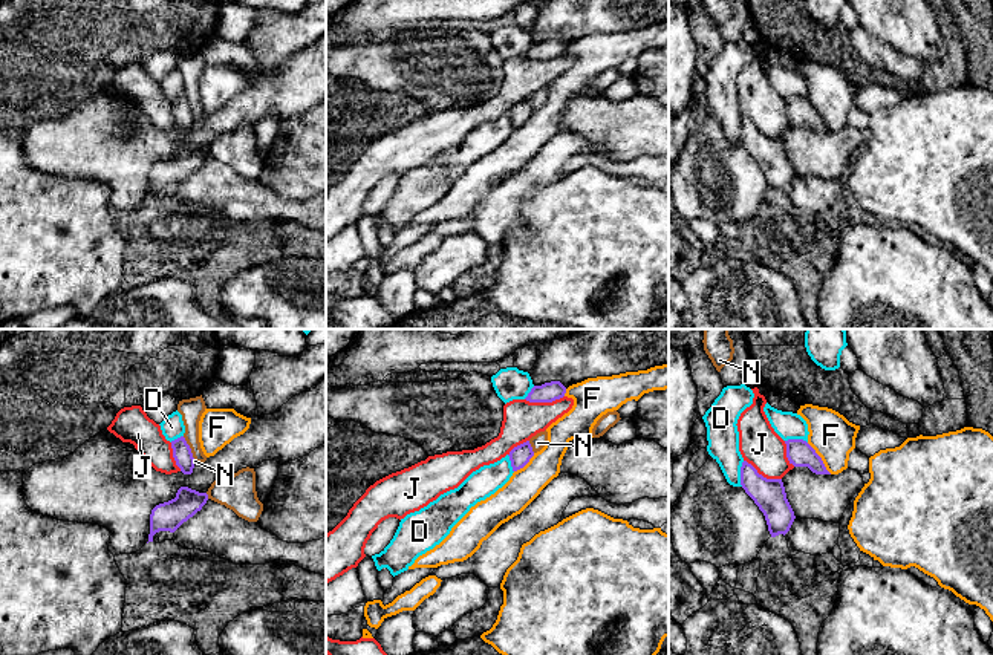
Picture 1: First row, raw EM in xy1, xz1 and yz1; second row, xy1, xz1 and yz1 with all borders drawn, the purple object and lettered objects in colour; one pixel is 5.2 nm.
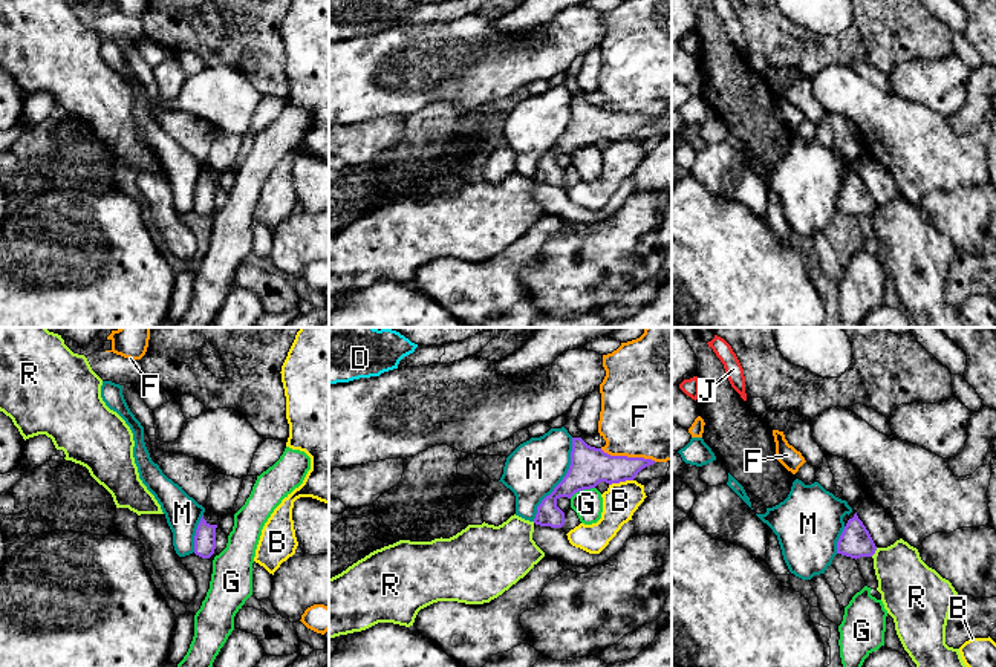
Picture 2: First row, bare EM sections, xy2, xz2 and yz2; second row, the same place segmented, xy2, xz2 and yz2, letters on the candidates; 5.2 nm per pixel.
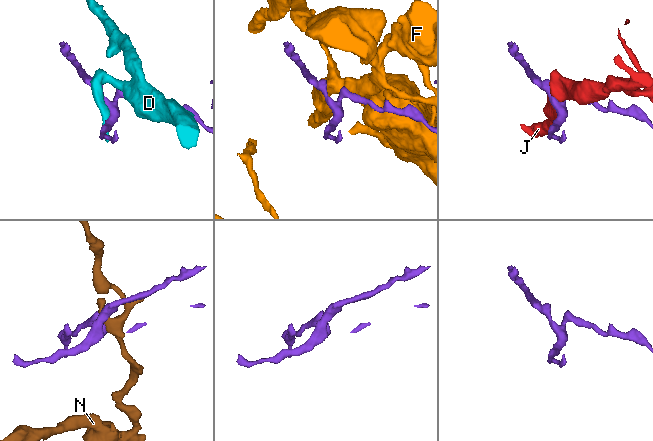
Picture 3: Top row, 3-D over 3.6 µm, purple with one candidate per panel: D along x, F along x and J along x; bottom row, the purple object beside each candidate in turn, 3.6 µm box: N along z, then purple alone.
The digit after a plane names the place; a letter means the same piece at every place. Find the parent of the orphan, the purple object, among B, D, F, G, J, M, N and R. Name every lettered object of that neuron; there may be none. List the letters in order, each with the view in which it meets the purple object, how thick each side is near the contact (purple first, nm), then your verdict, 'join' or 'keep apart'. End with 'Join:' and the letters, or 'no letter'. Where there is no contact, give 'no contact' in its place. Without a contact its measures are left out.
B: meets purple in xz2; 200 nm thick on the purple side, 180 nm on the other; keep apart
D: meets purple in yz1; 170 nm thick on the purple side, 170 nm on the other; keep apart
F: meets purple in xz2; 200 nm thick on the purple side, 460 nm on the other; keep apart
G: meets purple in xz2; 200 nm thick on the purple side, 160 nm on the other; keep apart
J: meets purple in xz1; 110 nm thick on the purple side, 200 nm on the other; keep apart
M: meets purple in xz2; 200 nm thick on the purple side, 300 nm on the other; keep apart
N: meets purple in xy1; 100 nm thick on the purple side, 120 nm on the other; keep apart
R: meets purple in yz2; 170 nm thick on the purple side, 300 nm on the other; keep apart
Join: no letter

